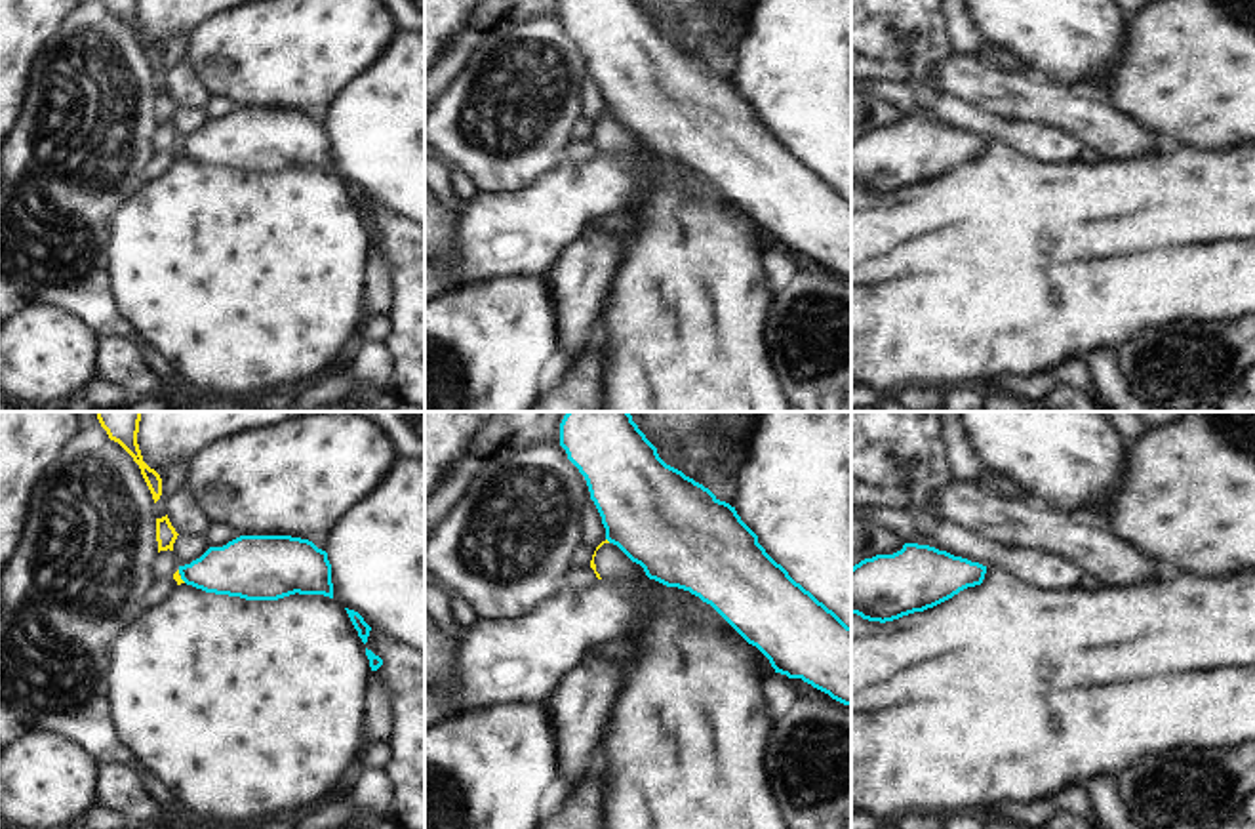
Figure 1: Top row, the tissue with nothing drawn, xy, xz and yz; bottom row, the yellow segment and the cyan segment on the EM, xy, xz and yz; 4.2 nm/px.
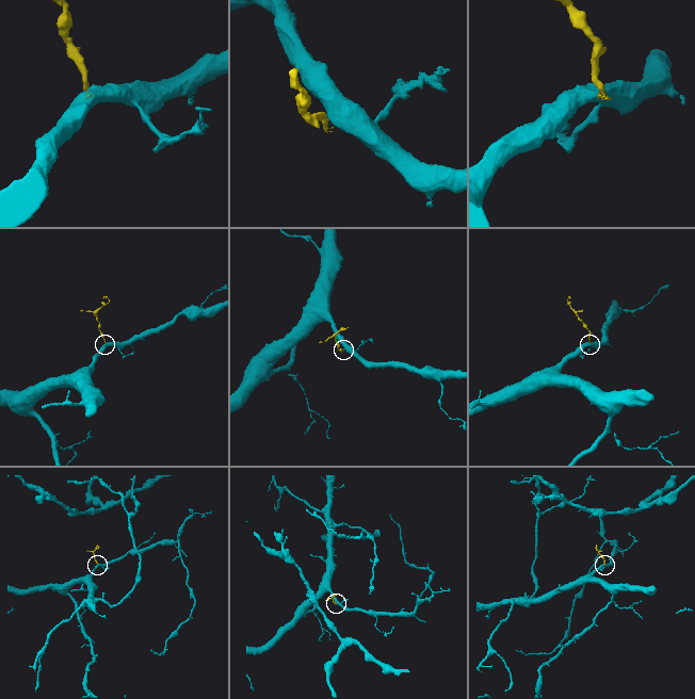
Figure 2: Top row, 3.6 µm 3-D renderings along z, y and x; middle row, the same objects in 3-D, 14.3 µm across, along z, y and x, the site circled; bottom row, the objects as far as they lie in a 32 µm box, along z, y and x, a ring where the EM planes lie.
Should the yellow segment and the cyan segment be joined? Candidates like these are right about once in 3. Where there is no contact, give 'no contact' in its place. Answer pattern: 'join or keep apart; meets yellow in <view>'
keep apart; meets yellow in xy

